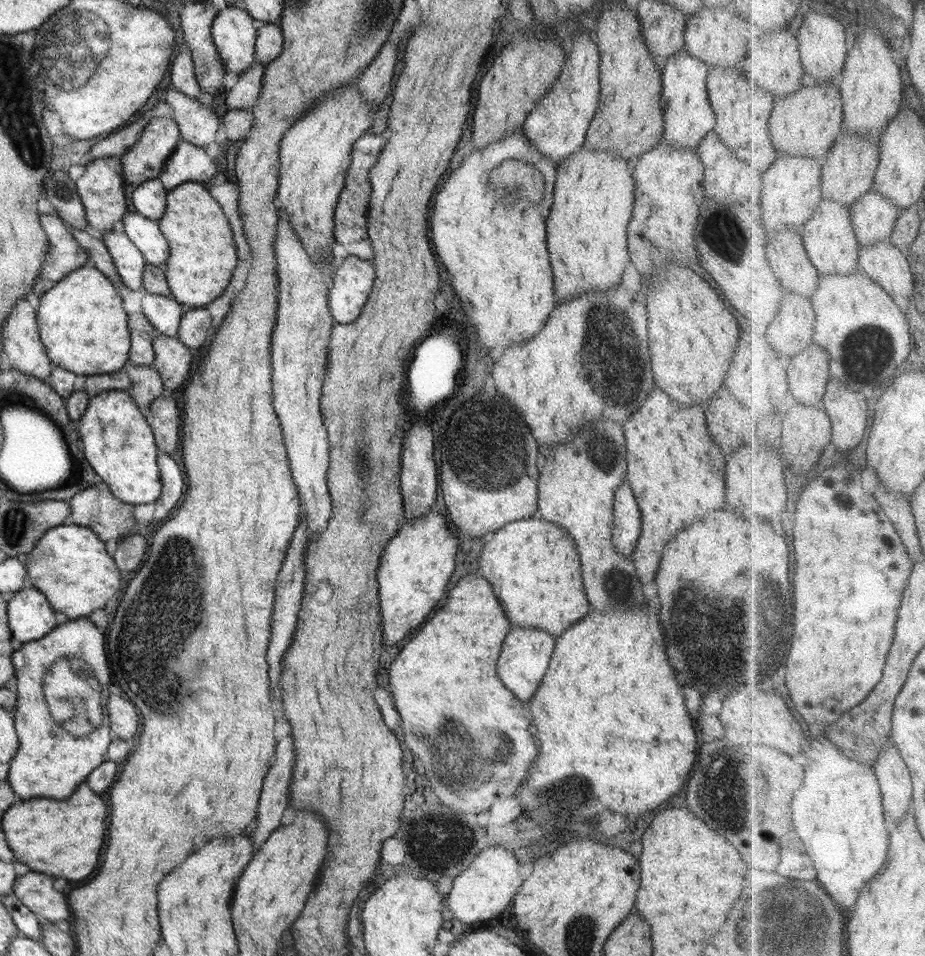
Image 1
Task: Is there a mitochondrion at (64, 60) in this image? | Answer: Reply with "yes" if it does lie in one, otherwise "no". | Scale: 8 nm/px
yes

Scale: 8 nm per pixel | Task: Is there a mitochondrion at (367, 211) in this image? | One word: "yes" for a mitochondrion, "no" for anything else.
no

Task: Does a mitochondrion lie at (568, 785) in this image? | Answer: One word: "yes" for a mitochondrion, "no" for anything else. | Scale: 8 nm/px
yes

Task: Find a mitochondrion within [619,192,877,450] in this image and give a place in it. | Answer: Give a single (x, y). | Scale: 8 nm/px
(730, 243)

